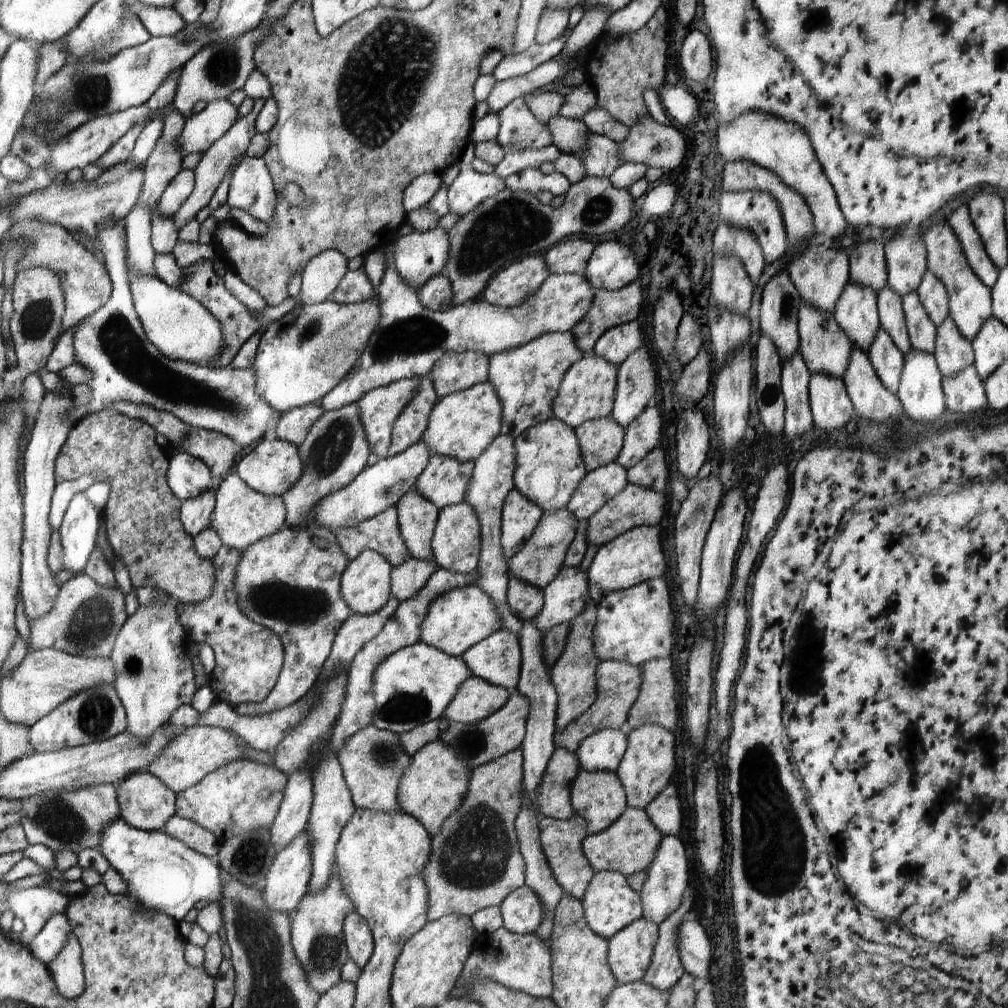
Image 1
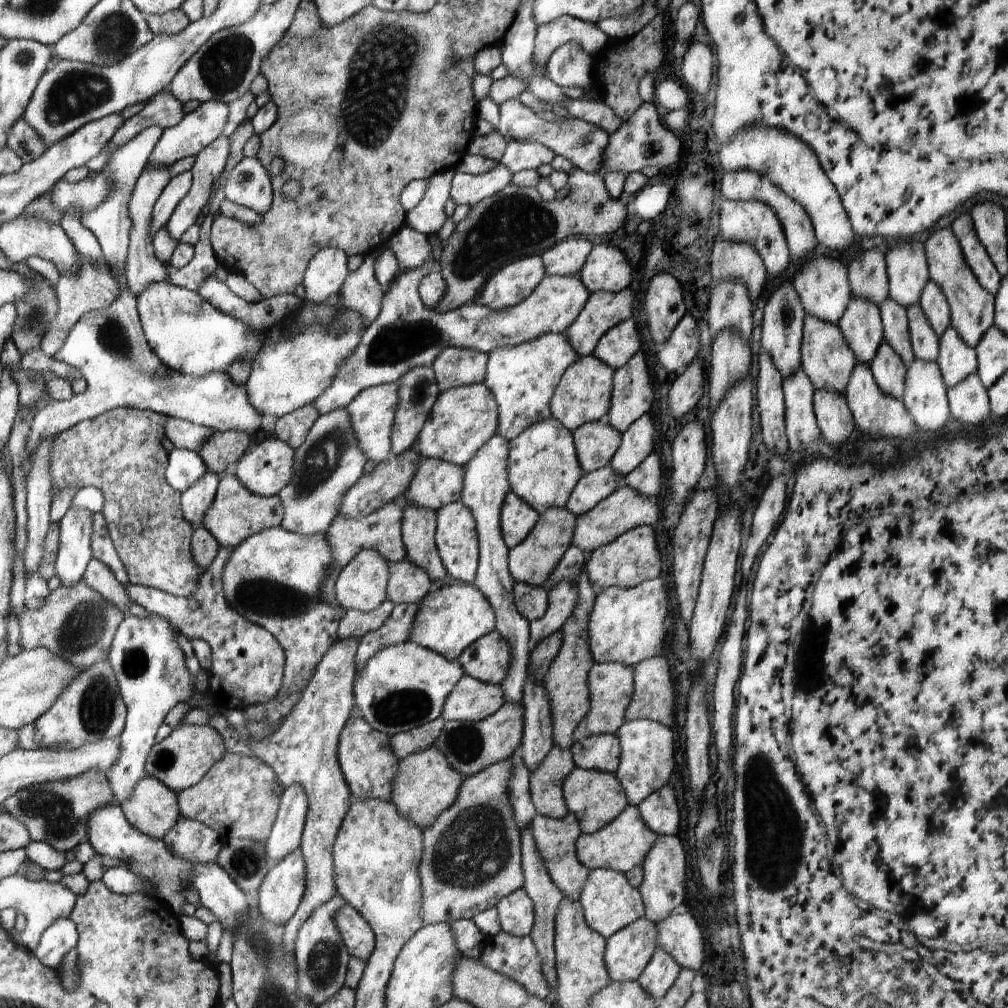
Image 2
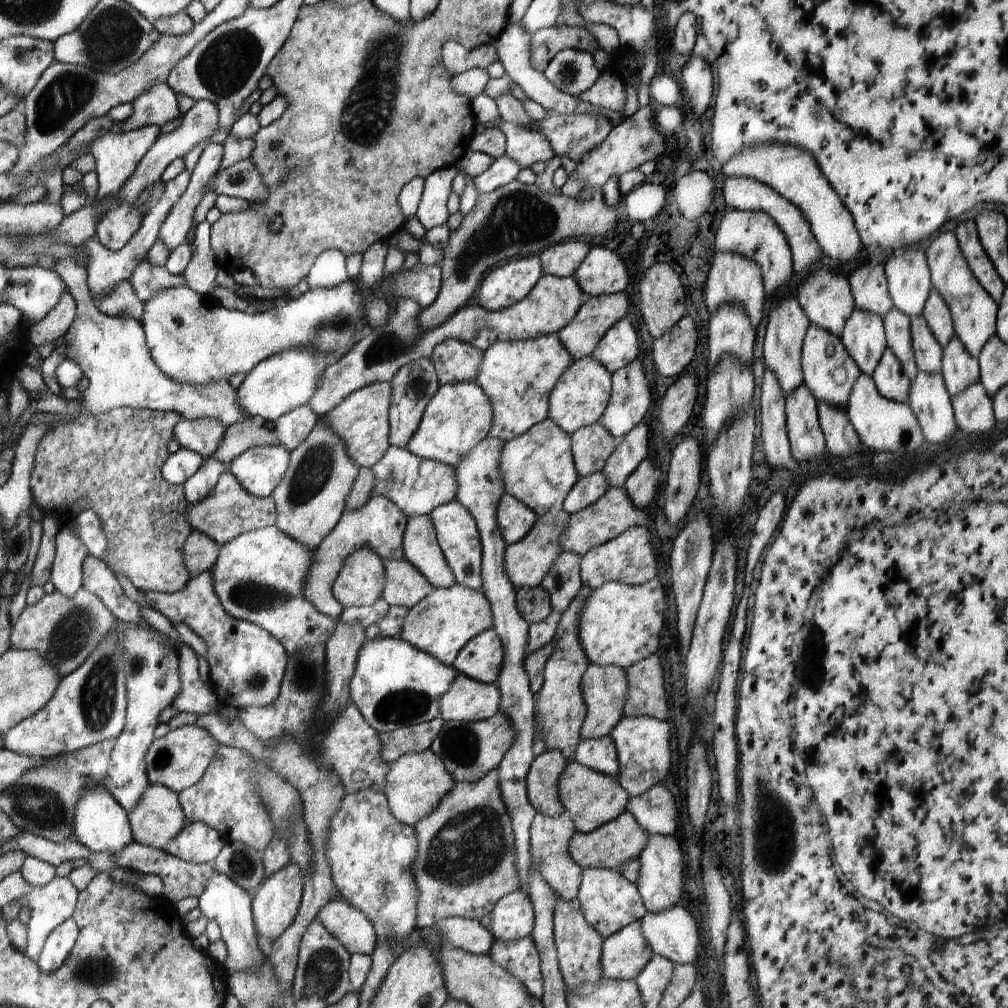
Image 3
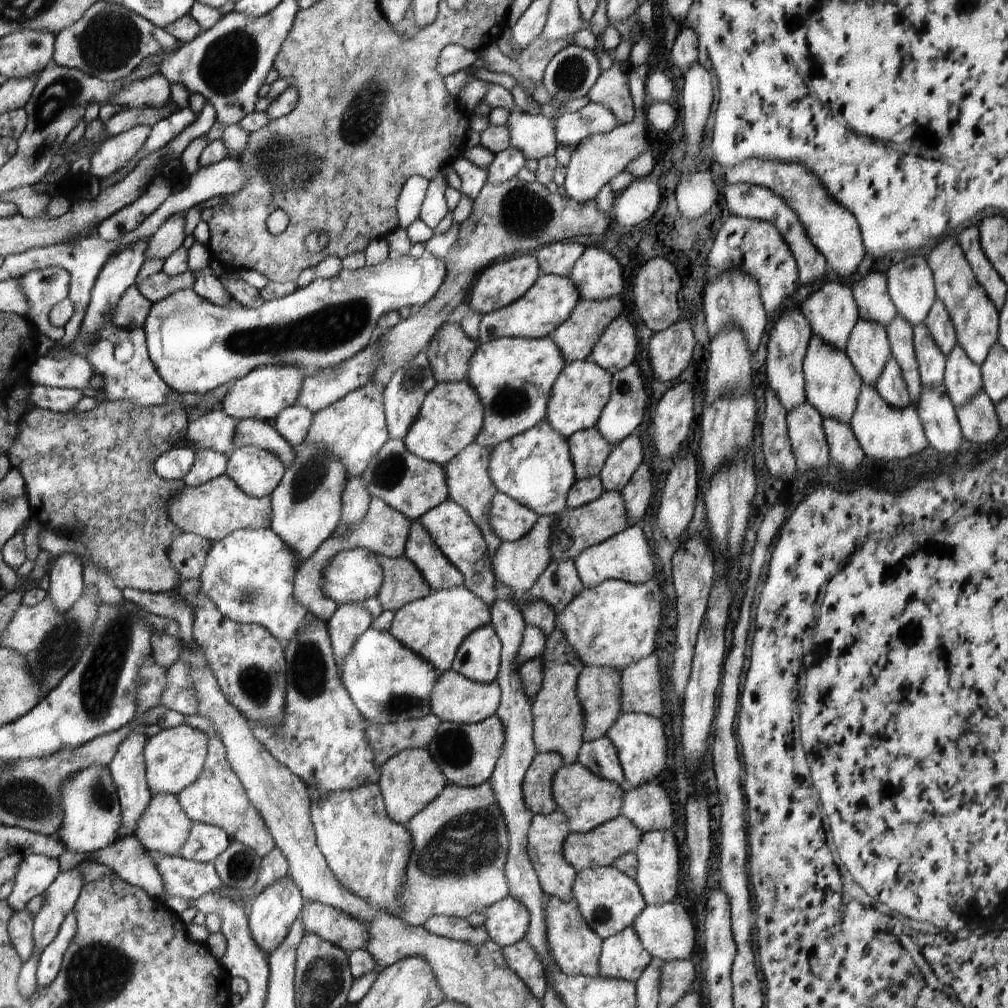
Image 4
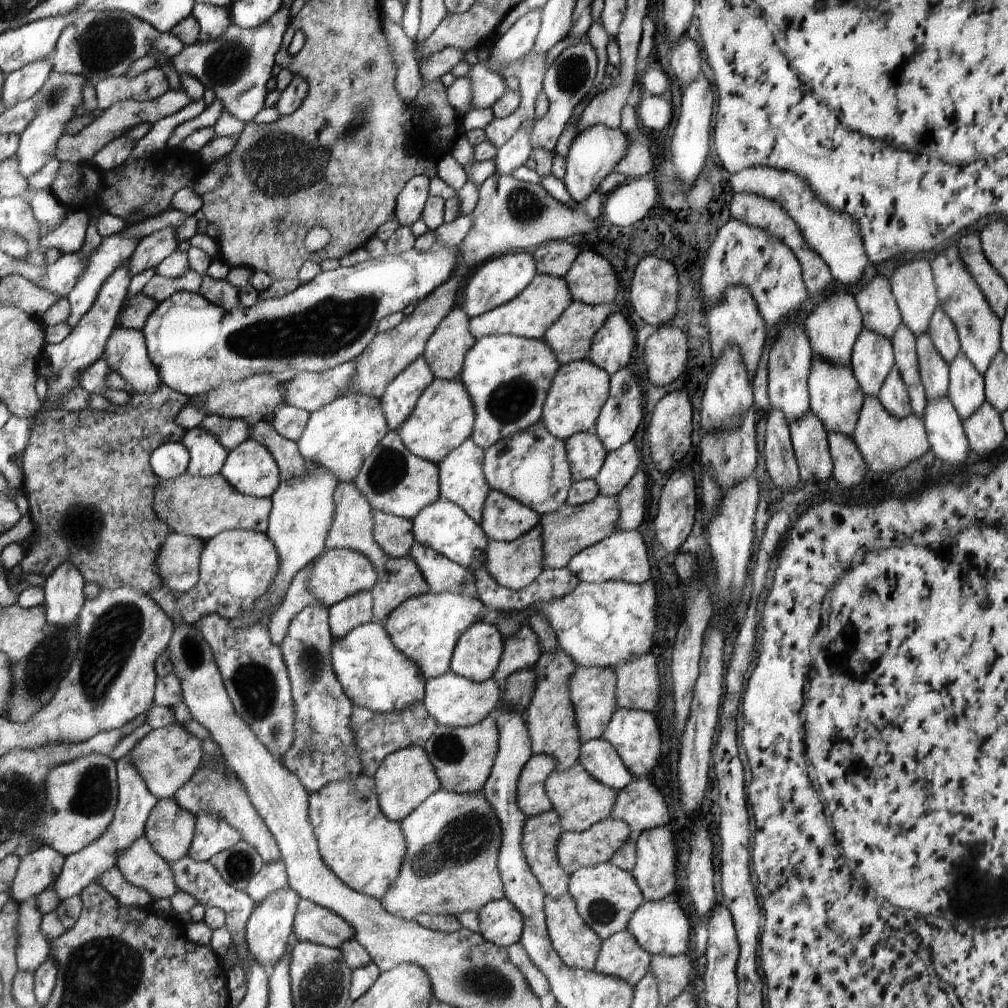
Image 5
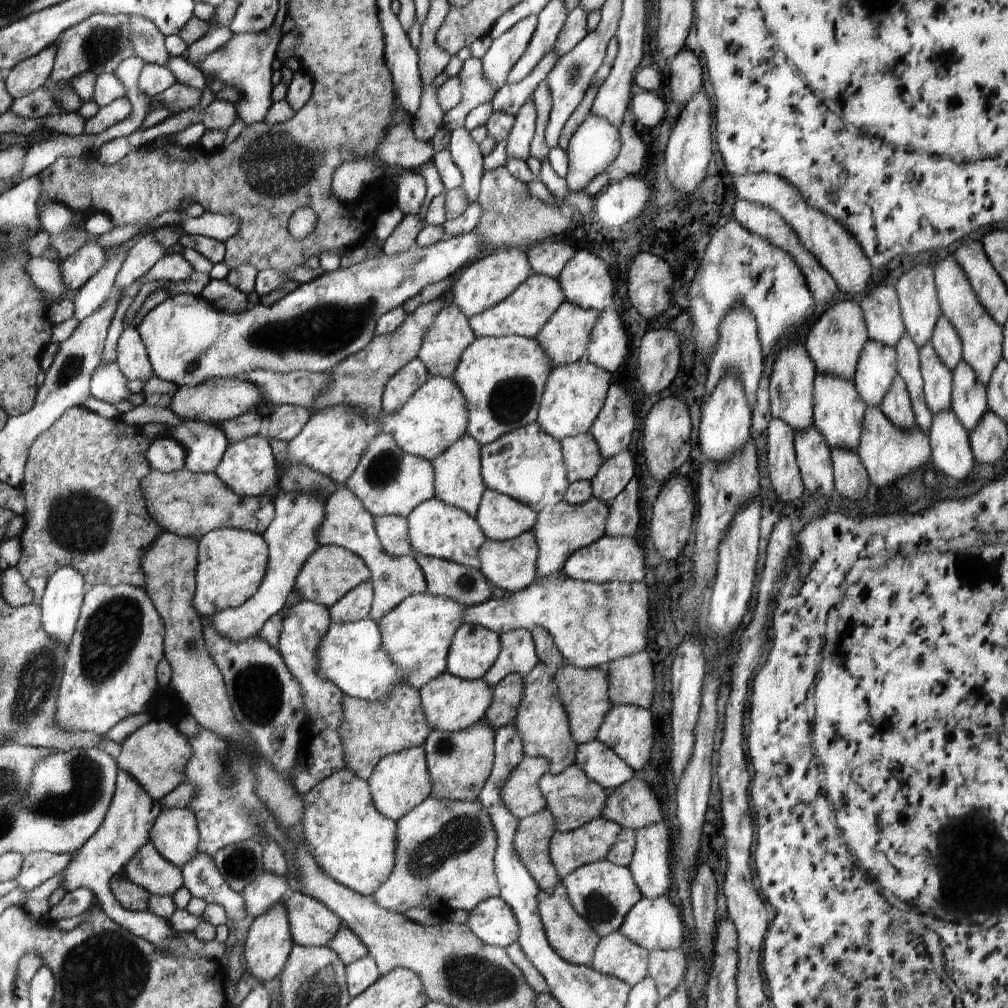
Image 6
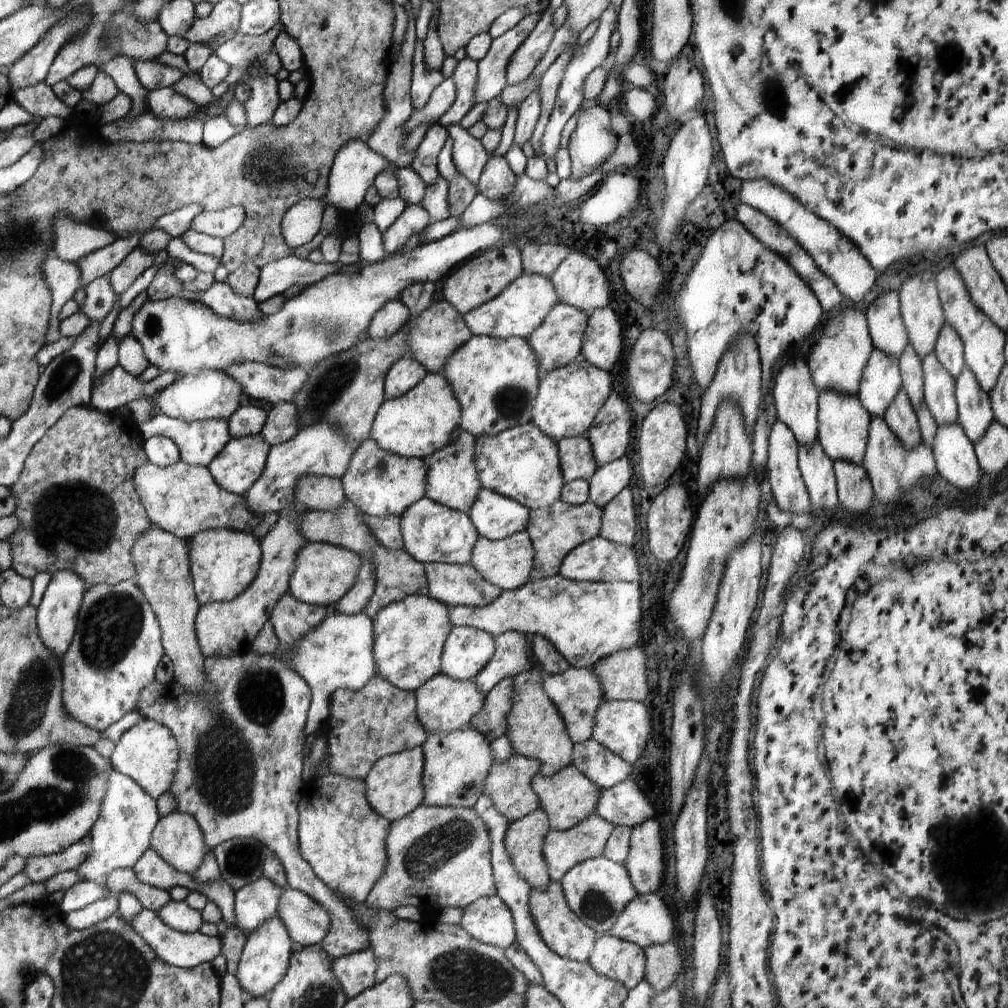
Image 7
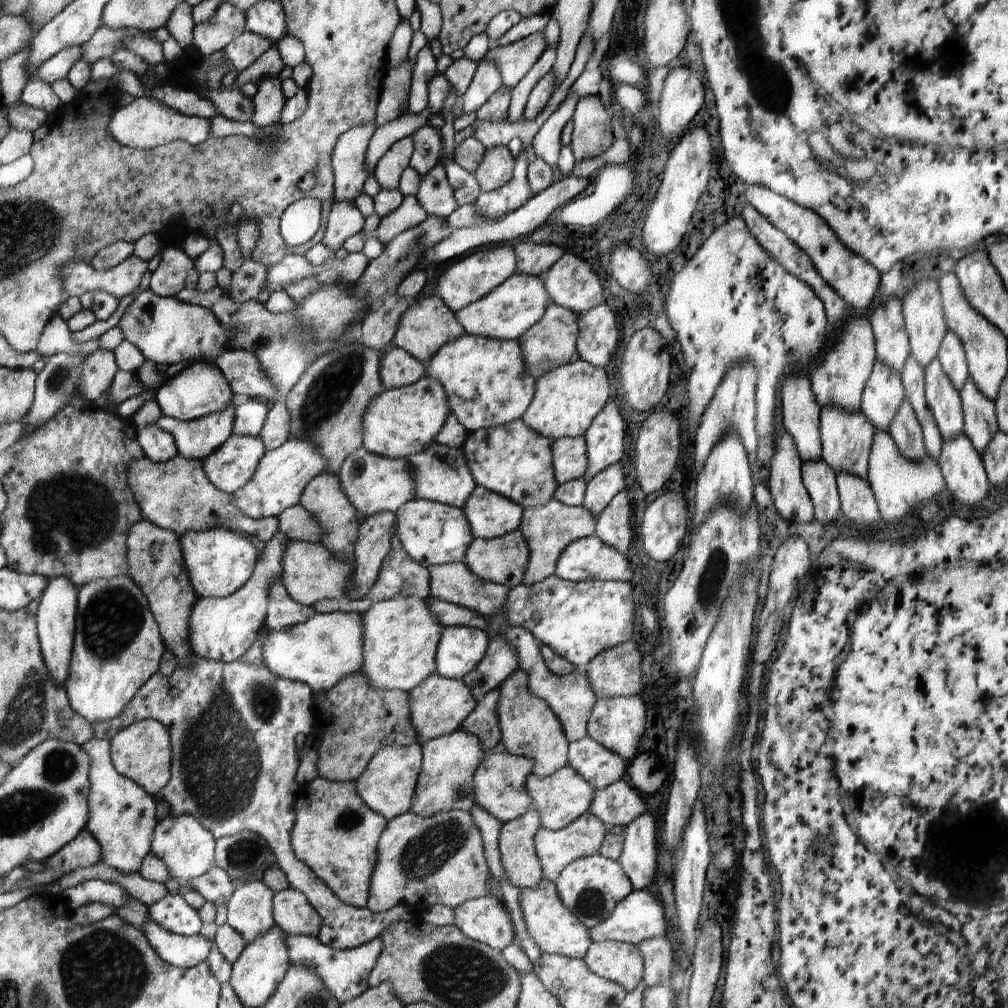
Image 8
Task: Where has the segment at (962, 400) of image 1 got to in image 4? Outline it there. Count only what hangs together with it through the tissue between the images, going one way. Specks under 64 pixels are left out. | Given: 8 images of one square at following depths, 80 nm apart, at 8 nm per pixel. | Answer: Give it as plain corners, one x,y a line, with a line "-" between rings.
982,388
963,407
956,411
961,433
971,443
986,444
994,442
1001,424
997,417
995,404

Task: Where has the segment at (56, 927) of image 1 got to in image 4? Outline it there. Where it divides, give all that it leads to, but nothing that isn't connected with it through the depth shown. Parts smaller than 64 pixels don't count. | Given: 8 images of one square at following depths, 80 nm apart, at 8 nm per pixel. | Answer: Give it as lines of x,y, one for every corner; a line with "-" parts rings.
72,908
71,913
65,916
64,922
60,925
59,934
41,952
35,974
40,987
48,987
62,968
64,953
77,931
75,914
76,910

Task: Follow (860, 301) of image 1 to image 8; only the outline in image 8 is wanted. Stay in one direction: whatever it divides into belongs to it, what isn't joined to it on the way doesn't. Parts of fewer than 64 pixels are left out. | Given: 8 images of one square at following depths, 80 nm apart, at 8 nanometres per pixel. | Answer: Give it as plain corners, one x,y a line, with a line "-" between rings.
877,360
864,387
859,408
875,430
889,432
890,423
905,396
901,374

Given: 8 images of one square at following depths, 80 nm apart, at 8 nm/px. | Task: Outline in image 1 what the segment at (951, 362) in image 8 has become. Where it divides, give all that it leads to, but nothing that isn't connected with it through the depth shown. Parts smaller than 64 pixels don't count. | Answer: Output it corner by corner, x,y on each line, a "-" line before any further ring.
926,271
915,290
930,320
937,326
949,315
949,300
944,283
932,272

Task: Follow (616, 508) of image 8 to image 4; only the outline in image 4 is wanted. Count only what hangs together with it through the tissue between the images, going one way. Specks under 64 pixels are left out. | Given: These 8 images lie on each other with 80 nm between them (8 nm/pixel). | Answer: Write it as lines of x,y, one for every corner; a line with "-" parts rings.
645,462
622,490
632,524
641,520
652,498
652,473
650,471
649,463

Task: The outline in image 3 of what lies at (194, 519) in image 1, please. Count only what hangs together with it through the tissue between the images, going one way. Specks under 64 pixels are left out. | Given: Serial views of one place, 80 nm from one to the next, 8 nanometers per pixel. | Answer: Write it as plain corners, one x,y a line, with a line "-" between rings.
211,456
206,459
199,471
183,484
188,504
195,505
206,499
216,488
224,471
224,465
220,461

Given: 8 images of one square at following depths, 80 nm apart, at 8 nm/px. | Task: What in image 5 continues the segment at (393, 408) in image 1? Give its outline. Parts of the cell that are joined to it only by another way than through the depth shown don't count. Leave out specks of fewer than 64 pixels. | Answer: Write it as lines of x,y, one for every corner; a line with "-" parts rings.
352,393
342,395
319,411
311,412
303,436
296,442
298,452
304,460
315,460
329,468
338,481
353,482
368,456
390,430
381,402
381,399
364,393

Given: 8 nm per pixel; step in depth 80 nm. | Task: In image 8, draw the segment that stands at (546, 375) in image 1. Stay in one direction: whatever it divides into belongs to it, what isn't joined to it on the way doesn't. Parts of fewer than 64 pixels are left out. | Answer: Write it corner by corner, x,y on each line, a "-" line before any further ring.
464,334
440,348
432,360
426,363
426,368
428,375
437,378
443,384
451,412
468,431
489,429
522,419
527,408
534,402
537,380
527,371
526,357
519,340
505,341

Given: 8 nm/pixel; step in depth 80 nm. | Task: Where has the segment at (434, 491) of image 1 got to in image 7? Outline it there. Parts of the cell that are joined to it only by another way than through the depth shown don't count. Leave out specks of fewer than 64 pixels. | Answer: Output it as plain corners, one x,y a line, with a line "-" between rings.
370,436
363,440
342,478
343,491
368,517
403,516
404,511
426,498
429,468
421,458
400,456
381,447

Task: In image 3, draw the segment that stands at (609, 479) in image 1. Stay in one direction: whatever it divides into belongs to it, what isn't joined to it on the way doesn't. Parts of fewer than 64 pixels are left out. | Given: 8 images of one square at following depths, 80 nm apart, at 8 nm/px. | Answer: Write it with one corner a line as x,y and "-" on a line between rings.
603,470
580,477
562,508
569,514
578,512
594,504
609,488
609,482

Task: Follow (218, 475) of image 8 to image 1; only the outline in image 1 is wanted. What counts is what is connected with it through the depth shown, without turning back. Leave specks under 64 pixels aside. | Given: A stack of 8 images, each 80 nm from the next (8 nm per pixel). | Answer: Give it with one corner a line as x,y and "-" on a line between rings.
280,439
264,441
249,454
246,454
235,472
248,486
265,495
282,497
304,476
304,464
298,446

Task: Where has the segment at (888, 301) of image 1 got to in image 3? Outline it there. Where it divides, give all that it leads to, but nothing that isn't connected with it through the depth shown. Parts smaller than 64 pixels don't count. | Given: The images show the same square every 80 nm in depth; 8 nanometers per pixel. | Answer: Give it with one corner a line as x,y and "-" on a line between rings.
893,306
883,316
883,325
887,348
890,348
894,356
900,361
903,371
909,376
910,380
915,379
919,370
911,341
911,320
909,316

